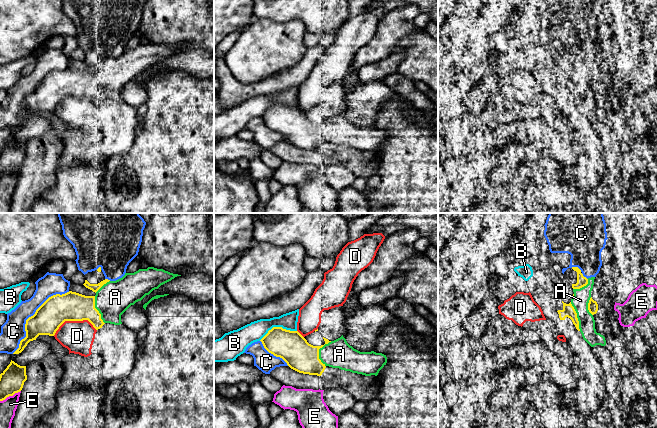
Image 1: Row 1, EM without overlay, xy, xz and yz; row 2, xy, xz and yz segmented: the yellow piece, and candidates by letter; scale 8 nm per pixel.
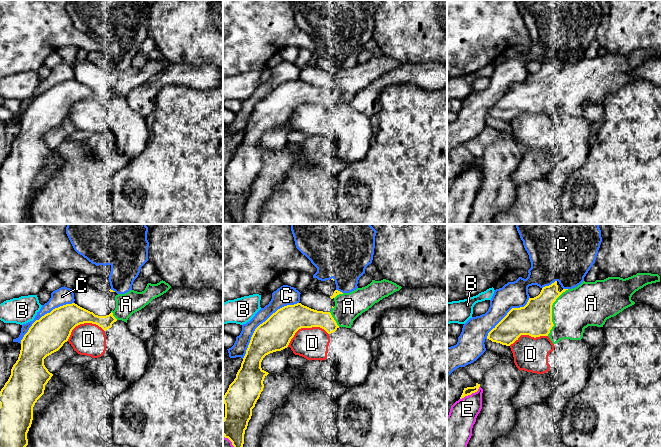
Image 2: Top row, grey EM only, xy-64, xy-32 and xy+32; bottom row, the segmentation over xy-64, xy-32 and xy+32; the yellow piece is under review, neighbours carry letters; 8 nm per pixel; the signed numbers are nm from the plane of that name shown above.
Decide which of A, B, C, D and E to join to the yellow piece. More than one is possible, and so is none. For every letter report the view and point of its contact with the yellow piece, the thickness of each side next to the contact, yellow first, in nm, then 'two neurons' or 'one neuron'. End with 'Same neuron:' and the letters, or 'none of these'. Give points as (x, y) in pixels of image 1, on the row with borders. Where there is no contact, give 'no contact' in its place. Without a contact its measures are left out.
A: meets yellow in xz at (318, 352); 240 nm thick on the yellow side, 220 nm on the other; one neuron
B: meets yellow in xz at (277, 327); 240 nm thick on the yellow side, 160 nm on the other; two neurons
C: meets yellow in xy at (31, 316); 240 nm thick on the yellow side, 190 nm on the other; two neurons
D: meets yellow in xy at (73, 320); 240 nm thick on the yellow side, 260 nm on the other; two neurons
E: meets yellow in xy at (10, 395); 200 nm thick on the yellow side, 130 nm on the other; two neurons
Same neuron: A

